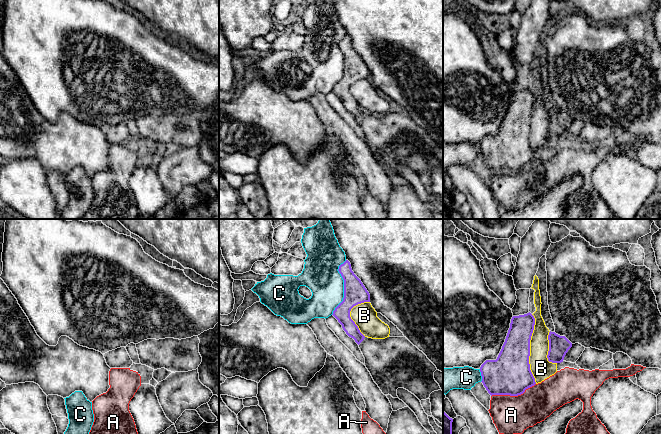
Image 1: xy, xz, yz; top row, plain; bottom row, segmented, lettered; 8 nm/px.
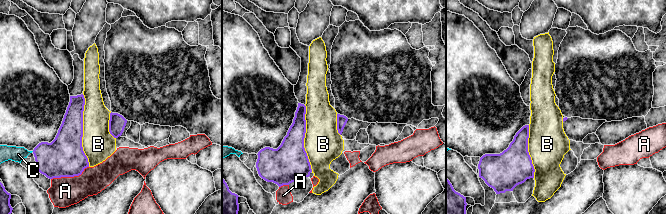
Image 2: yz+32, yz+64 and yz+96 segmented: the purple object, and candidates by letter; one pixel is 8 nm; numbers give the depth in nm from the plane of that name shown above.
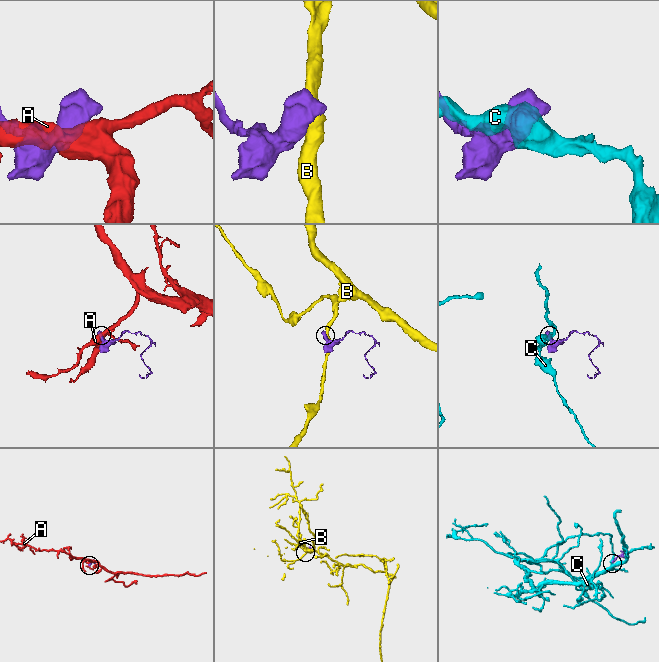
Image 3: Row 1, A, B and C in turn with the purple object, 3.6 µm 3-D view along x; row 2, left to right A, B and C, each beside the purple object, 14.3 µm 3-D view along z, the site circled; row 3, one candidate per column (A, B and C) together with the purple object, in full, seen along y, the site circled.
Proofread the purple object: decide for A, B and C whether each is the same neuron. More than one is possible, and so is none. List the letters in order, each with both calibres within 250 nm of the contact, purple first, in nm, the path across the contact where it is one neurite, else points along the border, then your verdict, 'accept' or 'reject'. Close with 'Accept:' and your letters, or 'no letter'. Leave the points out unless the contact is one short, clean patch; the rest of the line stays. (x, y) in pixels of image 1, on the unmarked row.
A: 320/300 nm | reject
B: 320/170 nm | reject
C: 180/280 nm | reject
Accept: no letter

